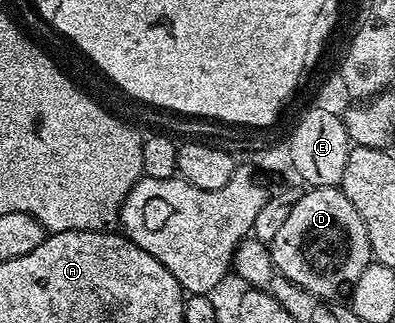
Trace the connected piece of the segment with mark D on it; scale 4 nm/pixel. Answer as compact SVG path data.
M311 187L306 191L300 192L293 211L270 241L271 258L285 279L325 301L334 301L351 290L361 271L371 264L369 235L342 188Z

